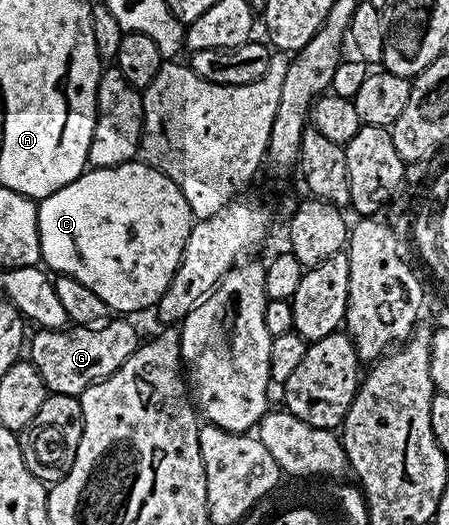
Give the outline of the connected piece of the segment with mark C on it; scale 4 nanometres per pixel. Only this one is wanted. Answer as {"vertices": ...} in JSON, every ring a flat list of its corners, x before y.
{"vertices":[[142,161,84,170,69,185,41,200,37,210,42,262,52,272,70,275,81,281,85,289,93,289,93,293,97,293,97,297,101,297,107,308,115,313,154,308,169,281,177,278,193,222,191,206,185,201,183,190,165,173]]}

